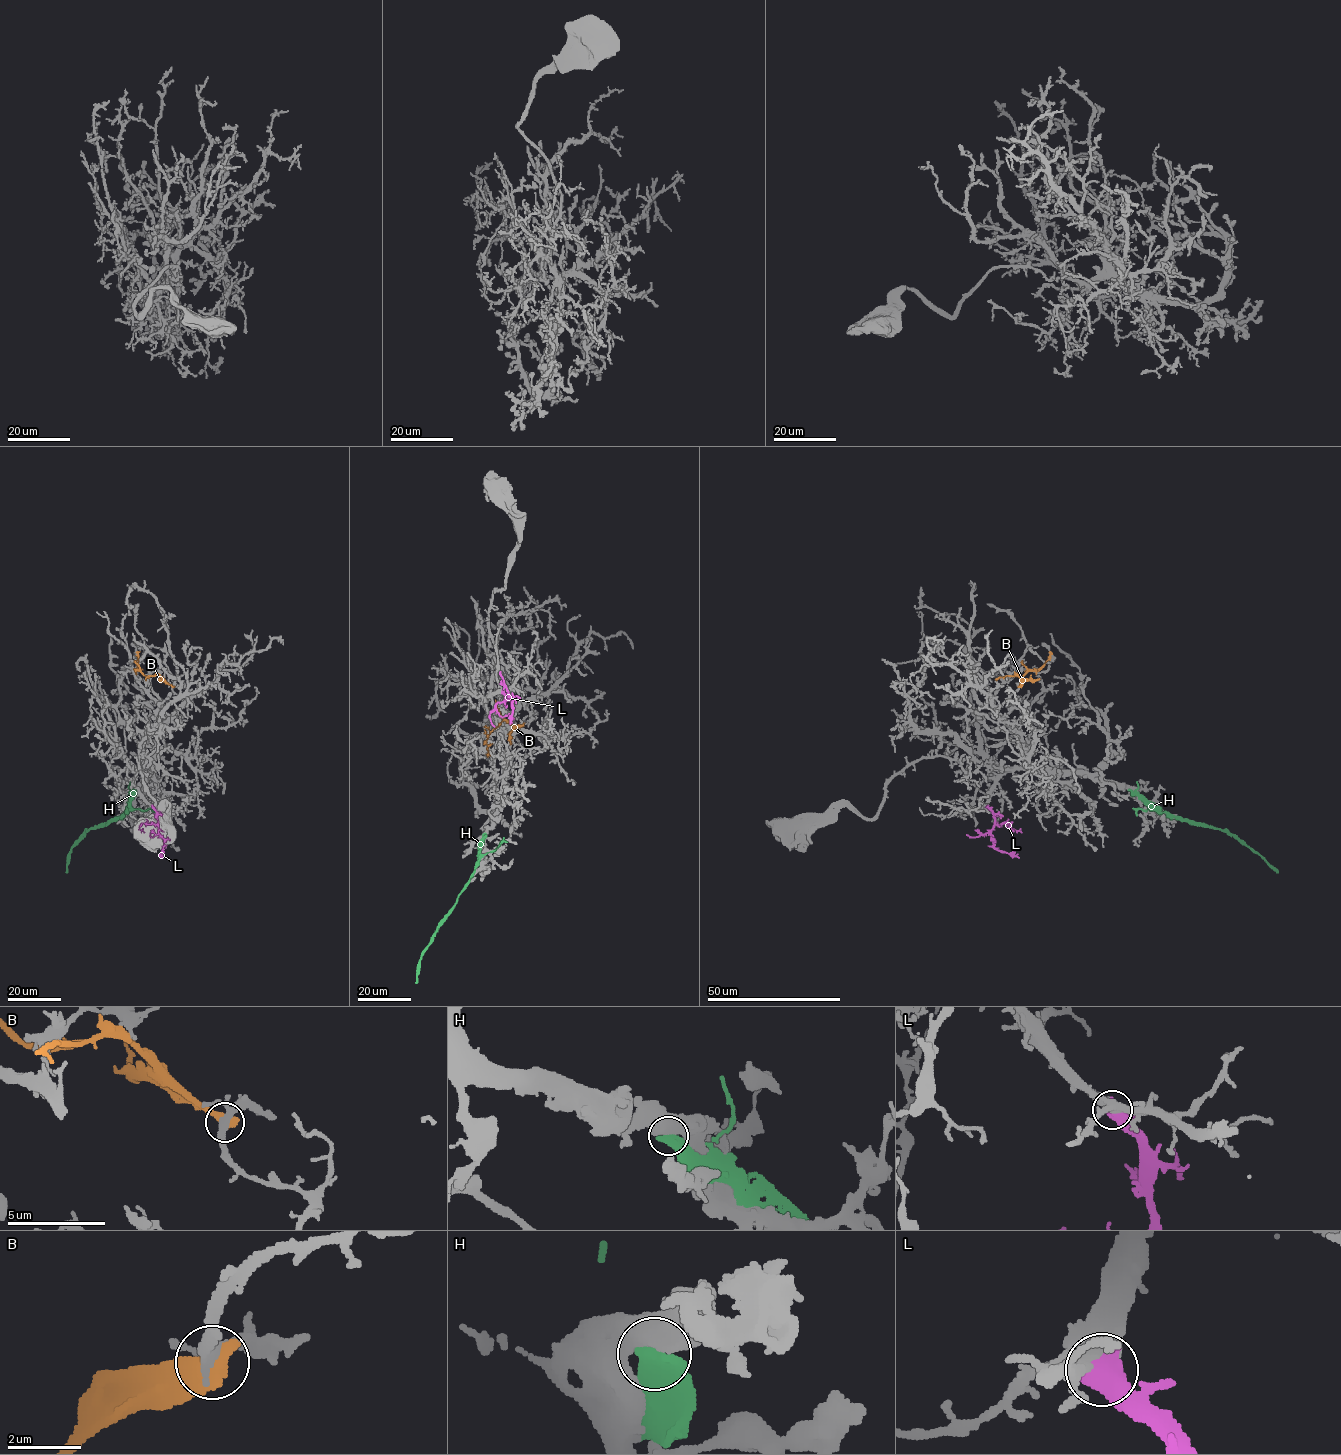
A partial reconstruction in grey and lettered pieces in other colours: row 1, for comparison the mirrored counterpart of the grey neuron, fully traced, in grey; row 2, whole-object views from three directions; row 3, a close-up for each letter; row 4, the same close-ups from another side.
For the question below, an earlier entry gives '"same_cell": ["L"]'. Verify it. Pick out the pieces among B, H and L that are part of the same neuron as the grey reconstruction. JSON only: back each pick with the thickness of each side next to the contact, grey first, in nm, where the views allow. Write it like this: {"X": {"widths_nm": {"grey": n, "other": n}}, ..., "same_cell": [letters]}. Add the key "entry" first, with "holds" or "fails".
{"entry": "holds", "L": {"widths_nm": {"grey": 550, "other": 750}}, "same_cell": ["L"]}

